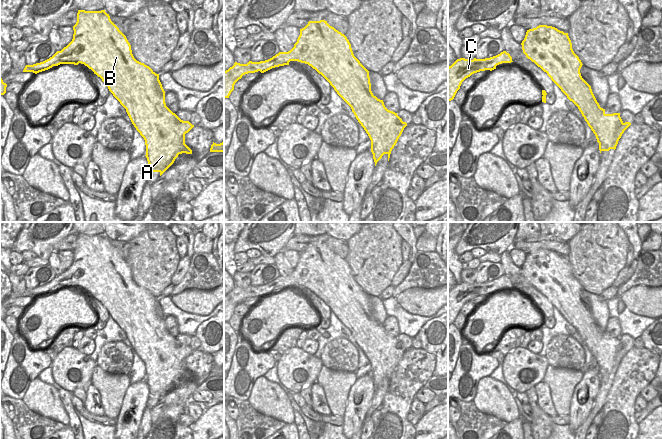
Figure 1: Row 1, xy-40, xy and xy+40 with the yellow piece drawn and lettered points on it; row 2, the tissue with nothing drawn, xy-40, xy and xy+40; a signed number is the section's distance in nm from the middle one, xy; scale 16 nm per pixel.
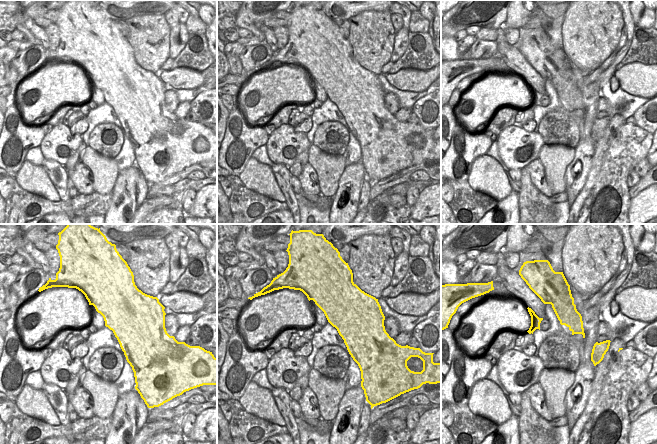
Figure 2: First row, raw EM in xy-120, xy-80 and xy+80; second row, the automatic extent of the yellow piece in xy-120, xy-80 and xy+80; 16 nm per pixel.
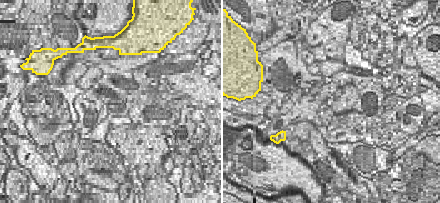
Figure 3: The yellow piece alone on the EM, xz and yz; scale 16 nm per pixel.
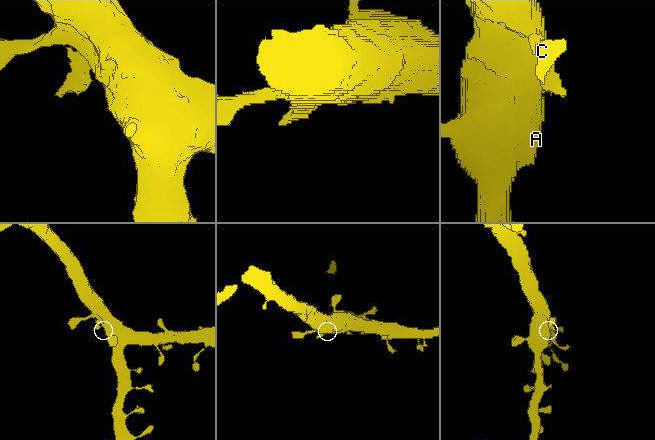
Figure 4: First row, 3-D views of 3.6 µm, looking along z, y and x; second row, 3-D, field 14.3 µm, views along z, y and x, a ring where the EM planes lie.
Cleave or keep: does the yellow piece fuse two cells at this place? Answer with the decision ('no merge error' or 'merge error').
no merge error

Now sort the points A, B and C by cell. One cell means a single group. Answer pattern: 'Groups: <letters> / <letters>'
Groups: A B C.

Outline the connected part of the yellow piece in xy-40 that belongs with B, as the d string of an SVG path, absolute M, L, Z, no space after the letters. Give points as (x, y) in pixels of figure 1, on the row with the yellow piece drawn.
M78 10L77 22L73 26L73 30L73 39L66 47L61 51L57 51L52 57L43 62L26 65L23 72L33 72L37 74L60 64L78 65L79 63L91 69L94 74L102 79L109 91L126 109L132 124L144 138L146 145L145 156L149 164L149 172L159 172L161 176L174 163L179 154L192 154L192 150L185 144L185 134L188 133L194 125L189 121L181 120L166 106L165 91L159 80L159 74L156 74L149 66L134 58L130 43L126 36L111 21L109 14L107 14L105 10Z

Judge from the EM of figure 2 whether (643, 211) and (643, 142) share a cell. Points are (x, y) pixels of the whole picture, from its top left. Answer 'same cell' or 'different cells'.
different cells

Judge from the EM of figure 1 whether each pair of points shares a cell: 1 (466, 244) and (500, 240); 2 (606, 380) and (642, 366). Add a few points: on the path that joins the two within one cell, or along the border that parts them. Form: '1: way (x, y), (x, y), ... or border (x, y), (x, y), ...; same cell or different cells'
1: way (474, 245), (477, 245), (482, 240), (492, 240); same cell
2: border (615, 374), (605, 399); different cells

